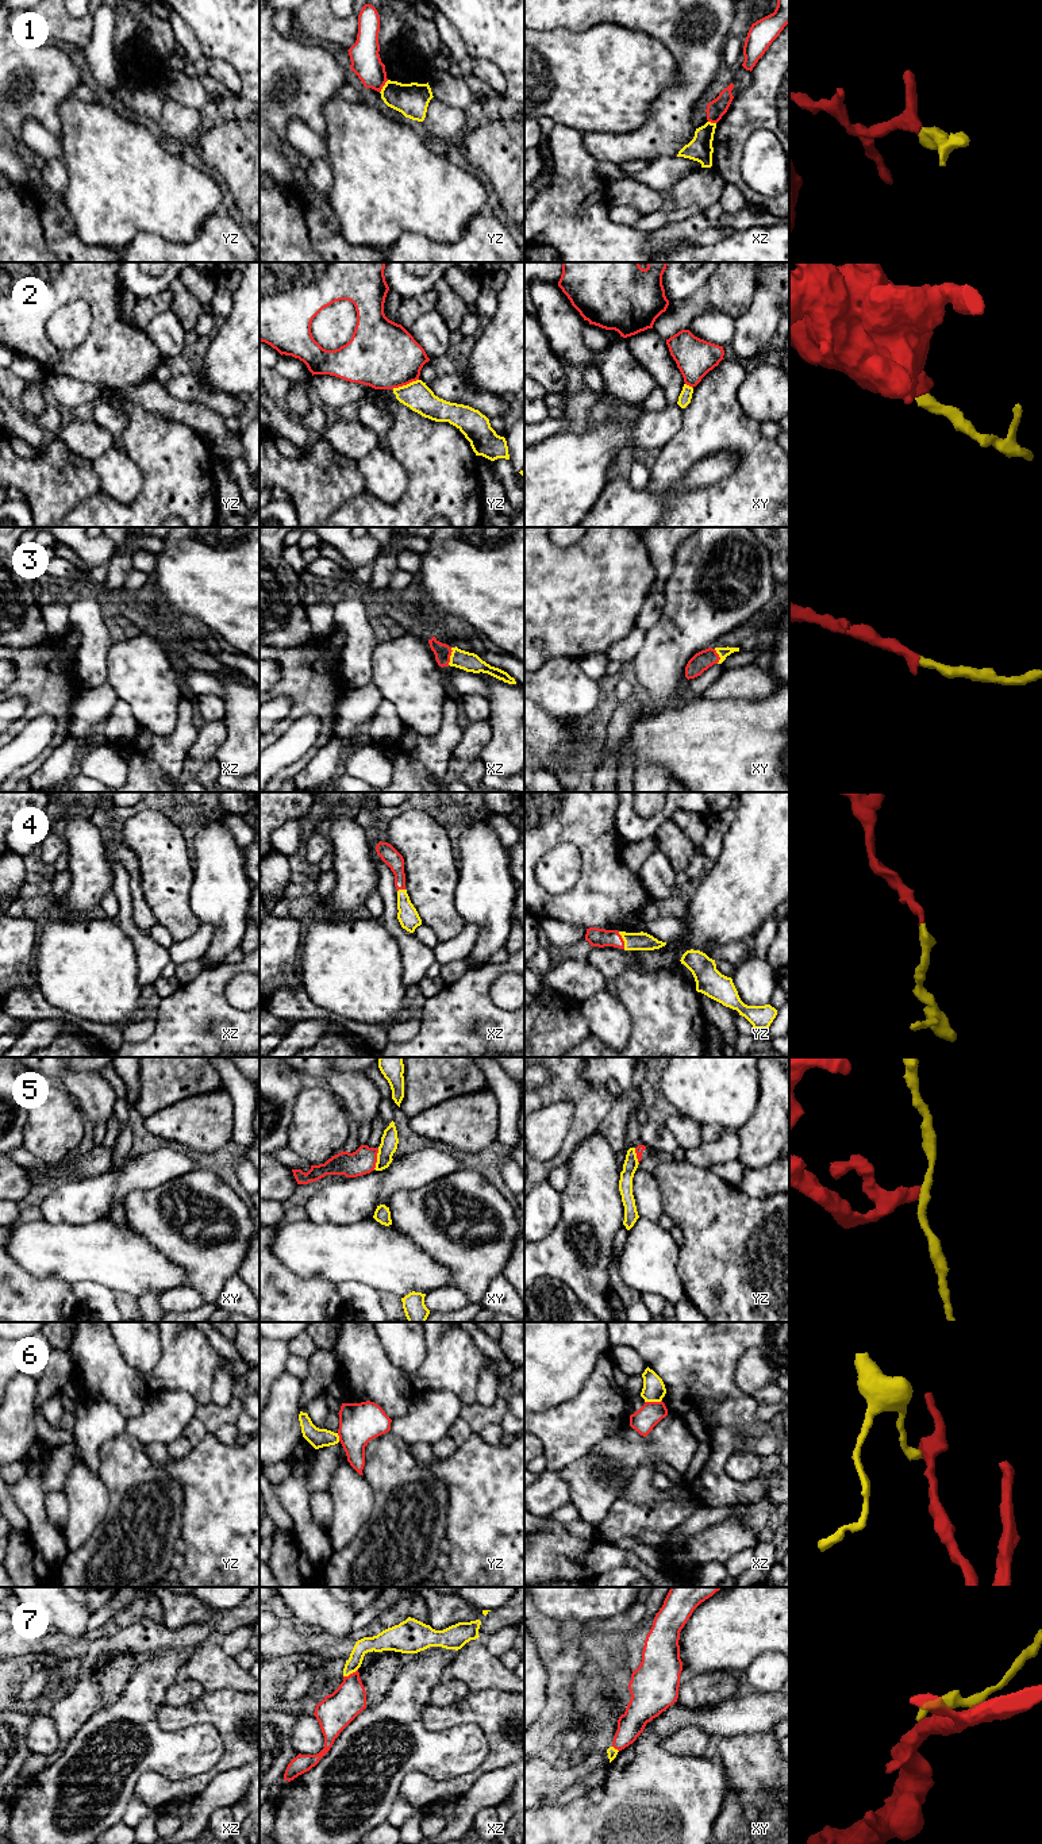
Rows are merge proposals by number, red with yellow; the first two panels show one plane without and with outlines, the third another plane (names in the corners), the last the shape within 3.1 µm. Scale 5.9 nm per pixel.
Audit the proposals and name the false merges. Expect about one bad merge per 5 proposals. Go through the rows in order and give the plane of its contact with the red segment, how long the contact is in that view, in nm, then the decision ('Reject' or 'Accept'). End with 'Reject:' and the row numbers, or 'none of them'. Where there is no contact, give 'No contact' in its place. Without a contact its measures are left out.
1: Touches red in yz. Shared border 90 nm. Reject
2: Touches red in yz. Shared border 170 nm. Reject
3: Touches red in xz. Shared border 110 nm. Accept
4: Touches red in yz. Shared border 110 nm. Accept
5: Touches red in xy. Shared border 130 nm. Reject
6: Touches red in xz. Shared border 110 nm. Reject
7: Touches red in xz. Shared border 100 nm. Reject
Reject: 1, 2, 5, 6, 7

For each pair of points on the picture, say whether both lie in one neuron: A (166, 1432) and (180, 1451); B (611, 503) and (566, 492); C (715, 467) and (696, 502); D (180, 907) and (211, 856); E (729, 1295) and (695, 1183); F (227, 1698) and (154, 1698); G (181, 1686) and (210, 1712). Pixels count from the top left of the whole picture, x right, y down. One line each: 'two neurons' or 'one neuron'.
A: two neurons
B: two neurons
C: two neurons
D: two neurons
E: one neuron
F: two neurons
G: two neurons

